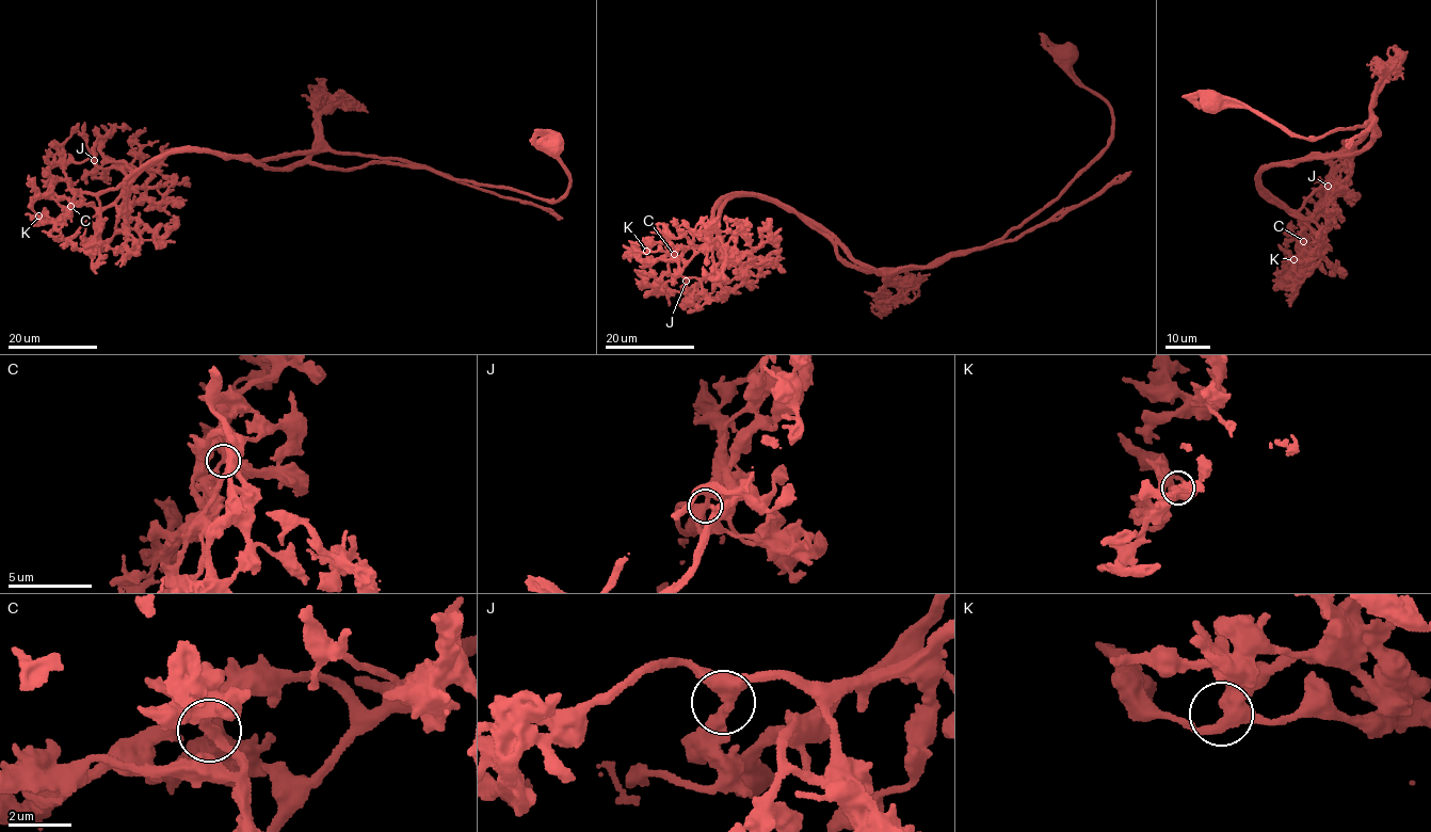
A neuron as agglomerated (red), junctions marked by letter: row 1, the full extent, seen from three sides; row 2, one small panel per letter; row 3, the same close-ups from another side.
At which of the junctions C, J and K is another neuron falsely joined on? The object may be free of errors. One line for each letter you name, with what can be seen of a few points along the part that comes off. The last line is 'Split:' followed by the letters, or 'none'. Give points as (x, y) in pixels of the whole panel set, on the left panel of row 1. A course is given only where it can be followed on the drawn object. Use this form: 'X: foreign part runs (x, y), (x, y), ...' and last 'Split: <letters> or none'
C: foreign part runs (70, 206), (77, 193), (103, 193), (171, 152), (257, 162), (332, 150), (398, 159), (562, 219)
Split: C

